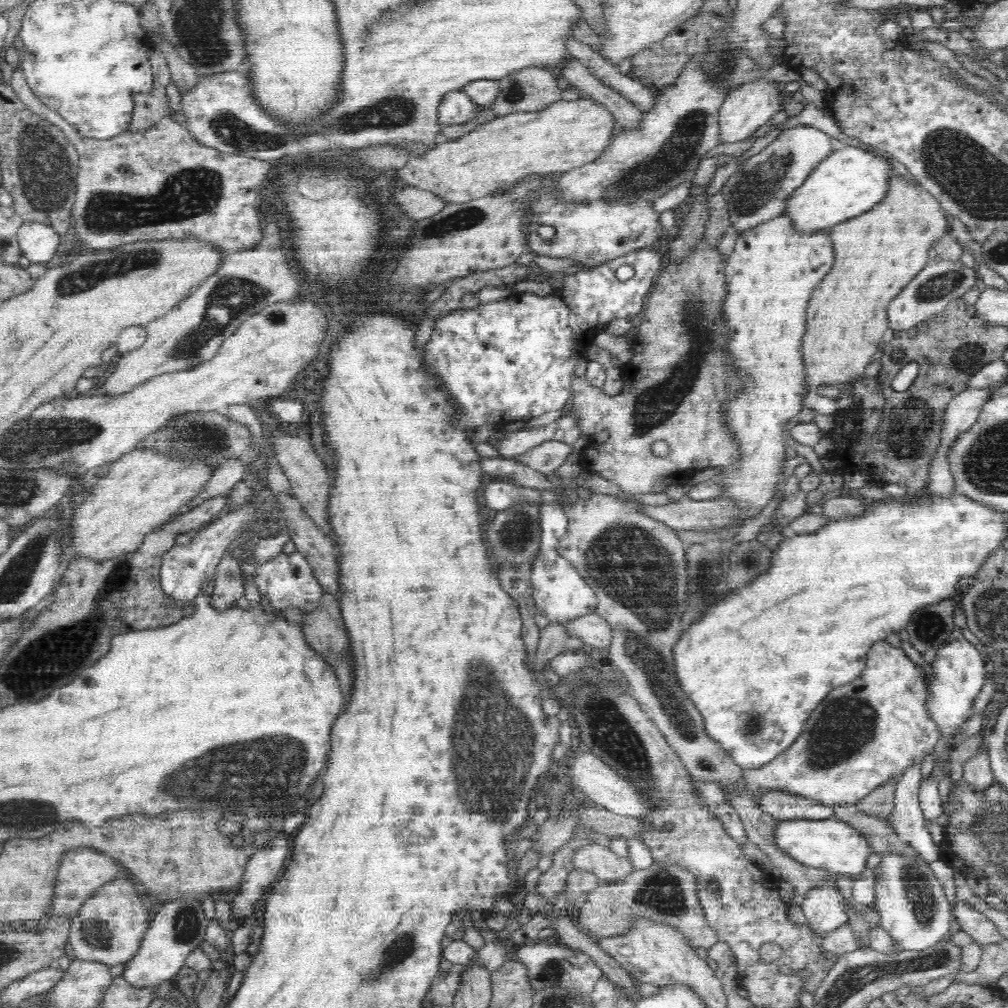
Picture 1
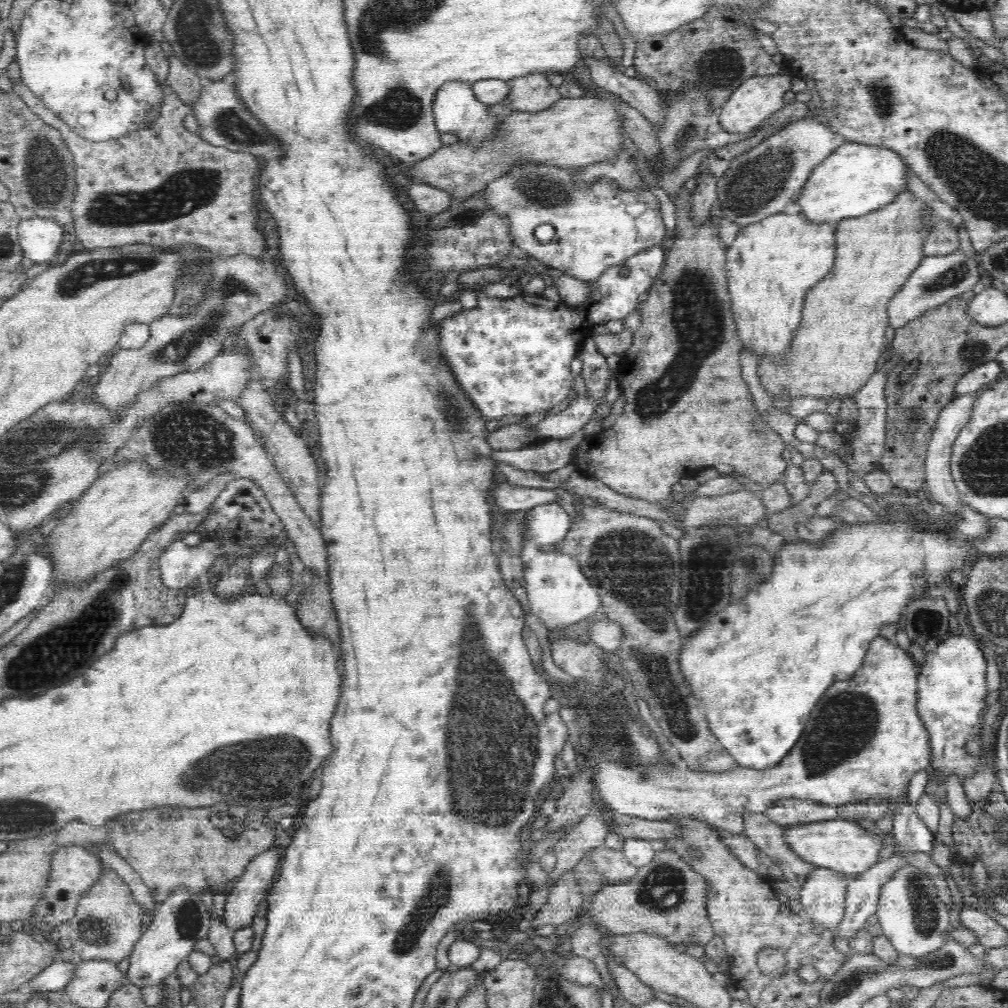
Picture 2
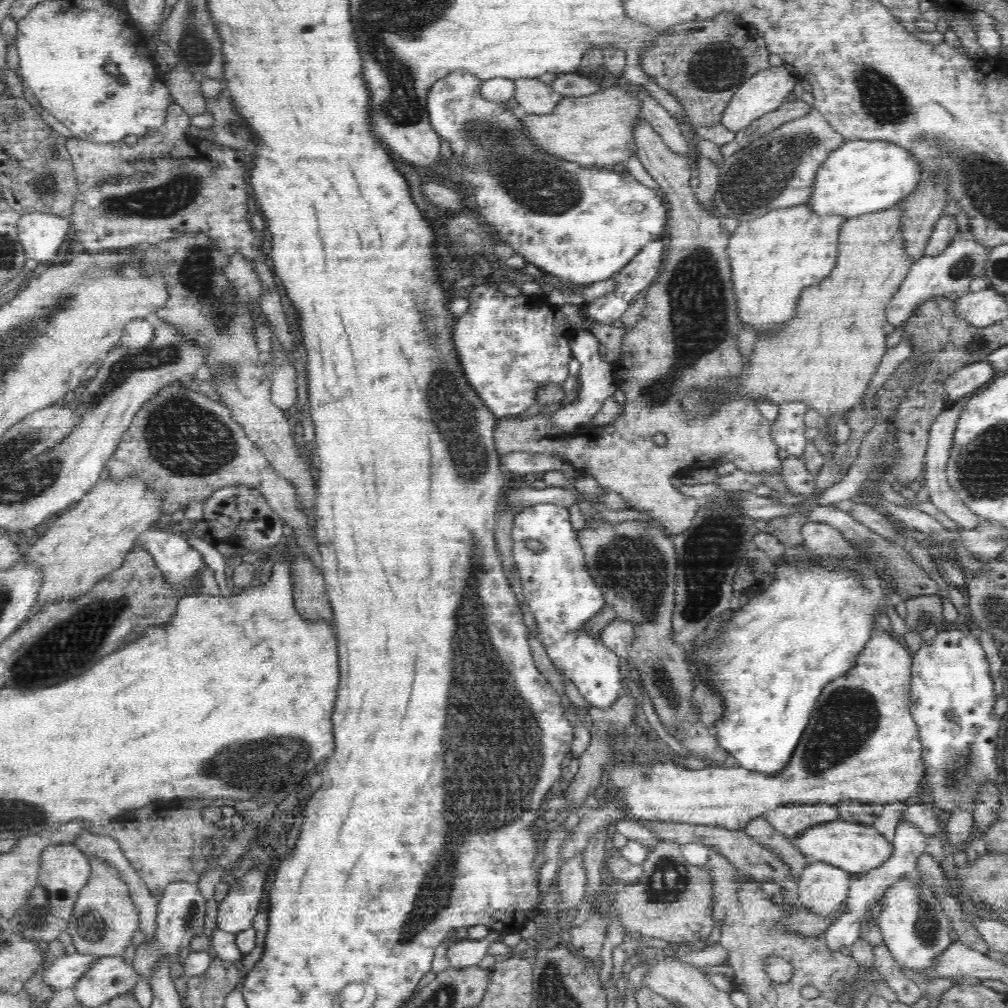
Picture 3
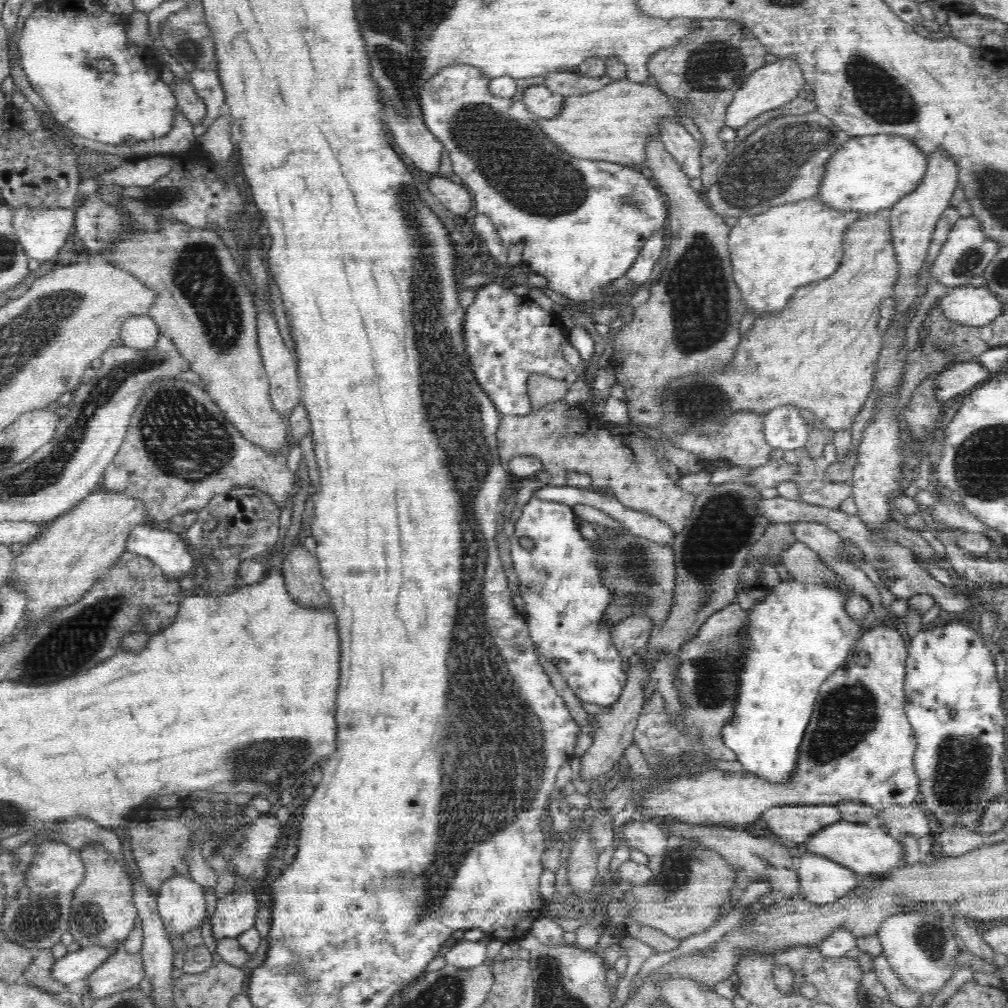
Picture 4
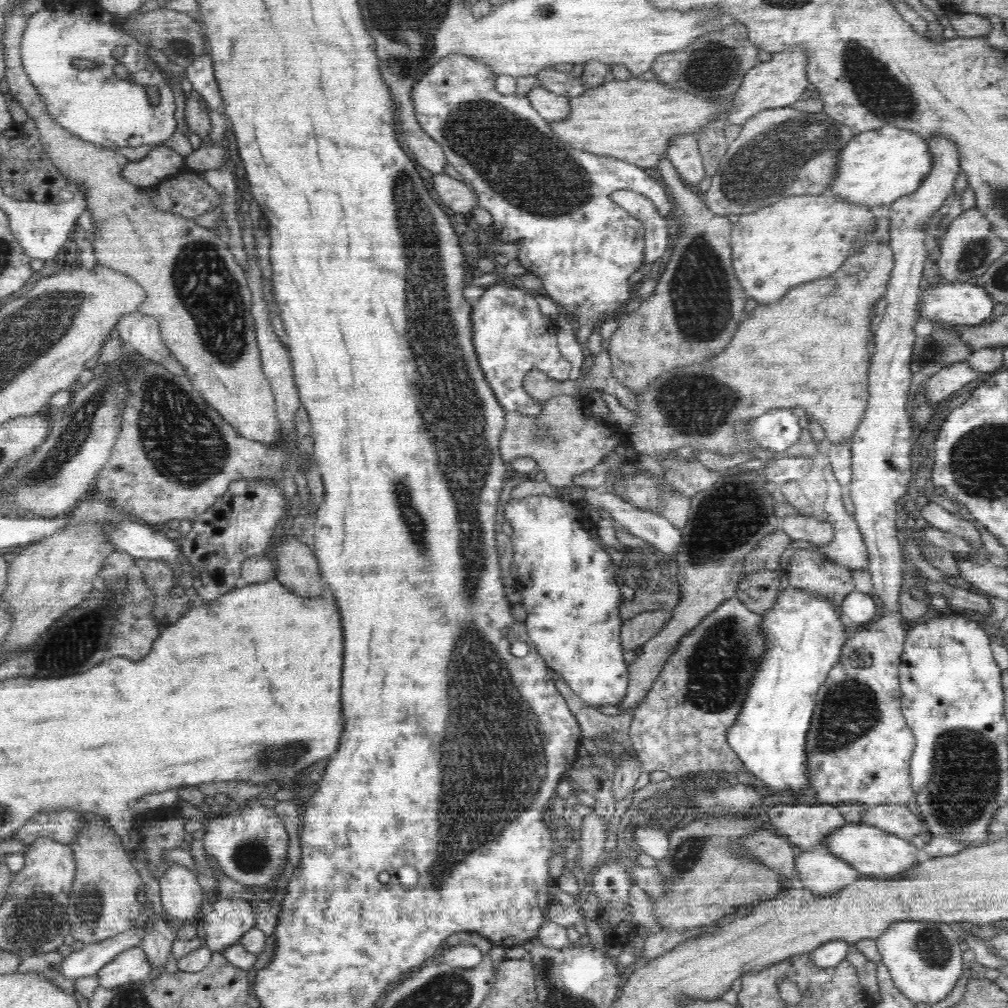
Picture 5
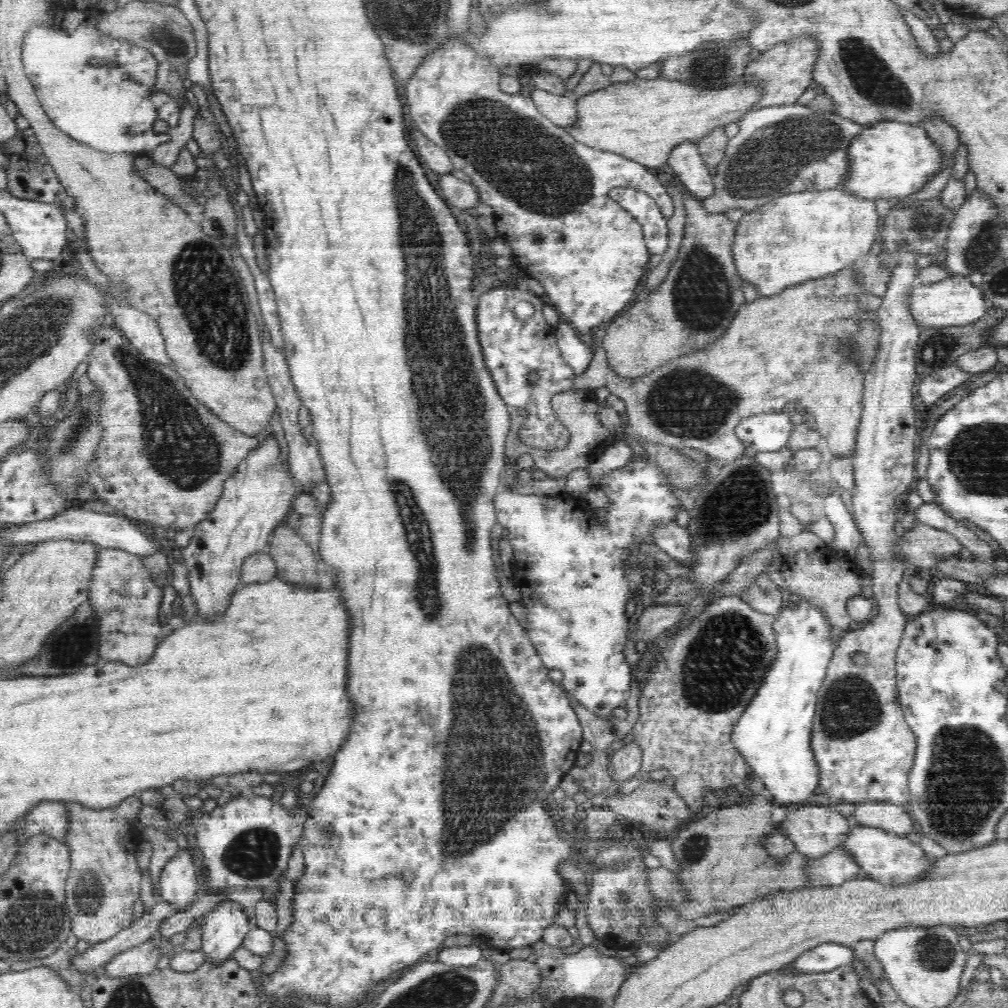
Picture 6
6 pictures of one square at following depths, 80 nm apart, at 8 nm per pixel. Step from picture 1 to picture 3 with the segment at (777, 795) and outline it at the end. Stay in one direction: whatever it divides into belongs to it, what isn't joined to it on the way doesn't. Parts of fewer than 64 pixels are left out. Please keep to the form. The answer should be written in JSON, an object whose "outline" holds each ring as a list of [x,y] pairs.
{"outline":[[[786,803],[763,814],[779,835],[796,839],[798,835],[818,825],[841,819],[834,805],[816,803]]]}

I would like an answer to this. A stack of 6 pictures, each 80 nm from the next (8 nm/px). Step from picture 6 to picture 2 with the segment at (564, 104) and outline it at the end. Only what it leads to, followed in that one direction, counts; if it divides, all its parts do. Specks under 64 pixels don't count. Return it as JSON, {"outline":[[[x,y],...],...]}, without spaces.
{"outline":[[[545,73],[514,78],[506,84],[509,91],[501,101],[510,110],[546,111],[561,99],[559,89],[550,85]]]}

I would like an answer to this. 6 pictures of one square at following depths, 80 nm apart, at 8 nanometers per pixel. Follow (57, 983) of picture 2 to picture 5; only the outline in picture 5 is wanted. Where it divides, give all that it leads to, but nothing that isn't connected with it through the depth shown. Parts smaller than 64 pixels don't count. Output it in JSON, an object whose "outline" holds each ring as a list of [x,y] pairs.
{"outline":[[[145,924],[141,928],[136,929],[134,926],[130,930],[124,930],[106,940],[85,944],[81,950],[72,951],[62,959],[58,972],[64,978],[90,977],[124,950],[138,946],[144,933]]]}

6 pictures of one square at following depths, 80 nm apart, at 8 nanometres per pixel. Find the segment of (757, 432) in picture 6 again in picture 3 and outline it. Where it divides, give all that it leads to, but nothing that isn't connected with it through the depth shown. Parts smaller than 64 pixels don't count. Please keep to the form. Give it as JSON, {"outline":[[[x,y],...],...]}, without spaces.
{"outline":[[[788,402],[779,407],[779,417],[770,425],[770,438],[791,456],[803,456],[807,442],[804,420],[810,407],[799,402]]]}

